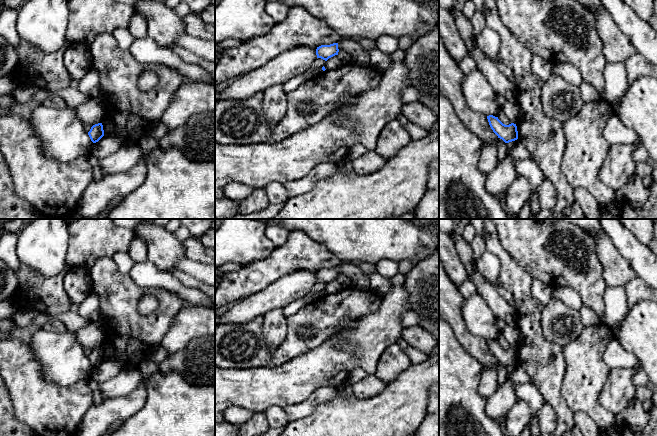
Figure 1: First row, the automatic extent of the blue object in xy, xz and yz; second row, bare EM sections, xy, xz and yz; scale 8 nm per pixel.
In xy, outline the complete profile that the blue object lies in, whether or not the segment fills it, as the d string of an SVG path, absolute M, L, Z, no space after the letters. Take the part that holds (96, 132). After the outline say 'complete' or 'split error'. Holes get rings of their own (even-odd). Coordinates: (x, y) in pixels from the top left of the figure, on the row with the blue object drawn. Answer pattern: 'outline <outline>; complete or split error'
outline M102 123L93 125L88 132L88 135L93 143L98 142L104 136Z; complete

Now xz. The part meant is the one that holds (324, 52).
outline M333 43L330 45L321 45L316 49L317 58L321 58L325 61L335 55L338 55L338 52L338 43Z; complete

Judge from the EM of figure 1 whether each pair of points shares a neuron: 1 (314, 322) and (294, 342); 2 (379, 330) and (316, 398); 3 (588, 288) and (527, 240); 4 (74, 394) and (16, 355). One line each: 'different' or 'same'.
1: same
2: different
3: same
4: same

